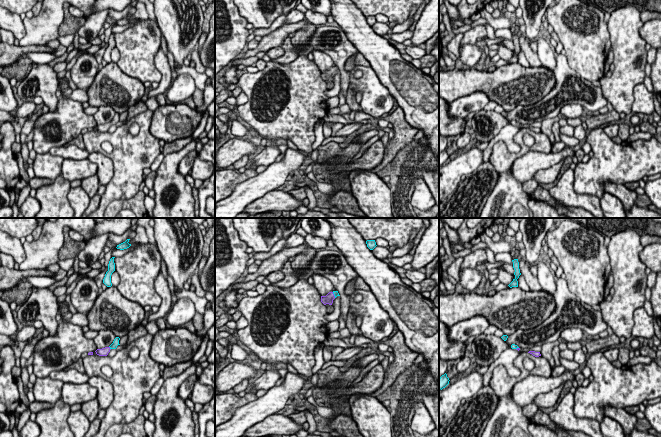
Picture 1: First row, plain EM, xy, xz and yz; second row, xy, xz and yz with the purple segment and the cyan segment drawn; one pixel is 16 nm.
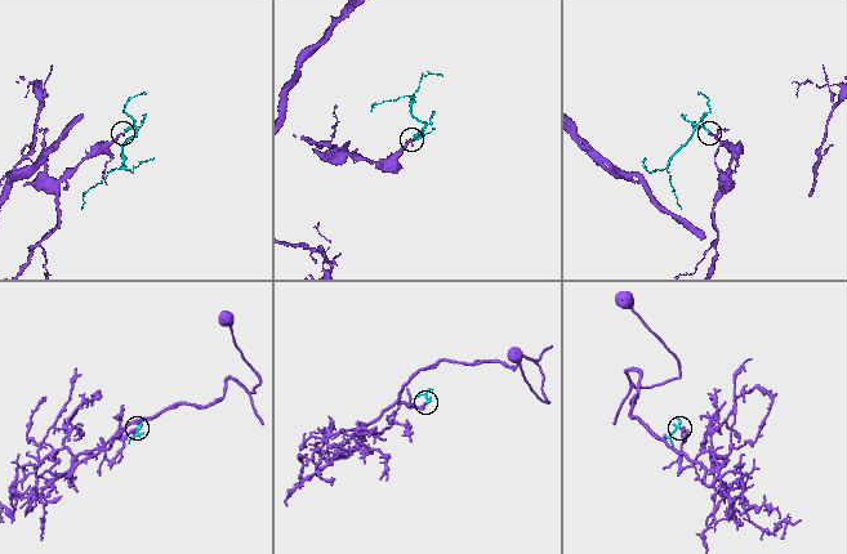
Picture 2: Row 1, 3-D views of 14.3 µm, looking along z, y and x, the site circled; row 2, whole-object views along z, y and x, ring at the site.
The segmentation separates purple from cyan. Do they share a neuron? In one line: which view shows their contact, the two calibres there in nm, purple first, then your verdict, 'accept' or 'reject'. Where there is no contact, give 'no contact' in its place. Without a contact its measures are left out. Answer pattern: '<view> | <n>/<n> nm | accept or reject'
xy | 130/100 nm | accept

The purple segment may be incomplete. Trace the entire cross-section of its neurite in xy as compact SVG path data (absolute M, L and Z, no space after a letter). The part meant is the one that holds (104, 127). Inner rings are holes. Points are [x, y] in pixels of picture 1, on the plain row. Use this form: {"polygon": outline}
{"polygon": "M116 113L113 117L113 119L109 123L105 123L102 125L97 125L95 128L99 132L107 132L111 125L116 125L119 120L119 113Z"}

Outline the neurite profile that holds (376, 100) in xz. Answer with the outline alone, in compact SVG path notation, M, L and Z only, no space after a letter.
M355 66L351 71L347 71L350 77L349 87L356 93L362 93L359 103L363 112L374 117L381 117L388 113L394 105L394 97L390 94L377 77L375 71L370 66ZM356 70L361 70L363 76L355 79L353 74Z

